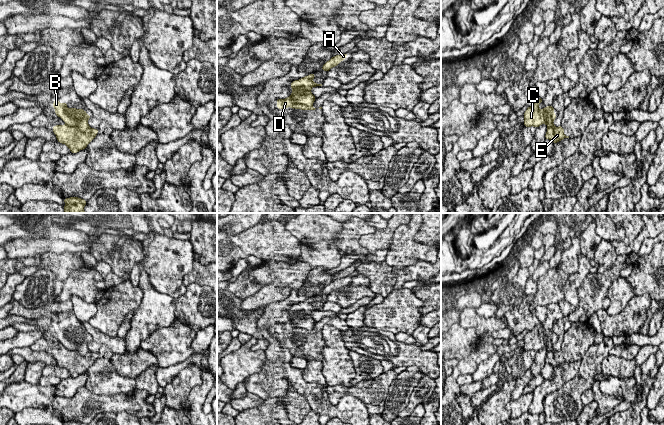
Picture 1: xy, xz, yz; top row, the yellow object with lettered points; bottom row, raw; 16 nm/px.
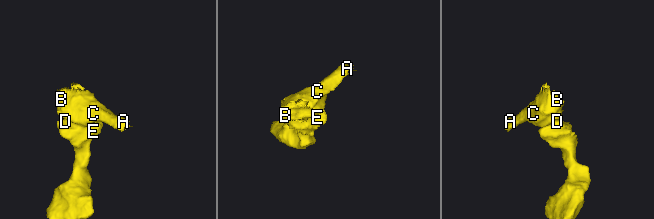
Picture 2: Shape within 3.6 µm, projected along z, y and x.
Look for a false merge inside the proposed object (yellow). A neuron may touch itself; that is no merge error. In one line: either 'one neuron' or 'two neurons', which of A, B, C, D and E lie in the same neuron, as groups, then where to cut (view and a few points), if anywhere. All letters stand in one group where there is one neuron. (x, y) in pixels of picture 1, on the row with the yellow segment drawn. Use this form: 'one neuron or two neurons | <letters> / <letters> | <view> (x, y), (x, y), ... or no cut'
two neurons | A B C / D E | xz (290, 95), (297, 103), (312, 105)

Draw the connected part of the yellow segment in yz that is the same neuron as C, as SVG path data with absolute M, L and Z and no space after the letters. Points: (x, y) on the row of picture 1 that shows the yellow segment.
M540 98L532 106L528 107L524 113L524 123L526 127L534 126L539 127L542 124L546 124L548 128L555 128L553 121L556 119L553 106L546 106L543 109L539 108L539 104L542 102Z

